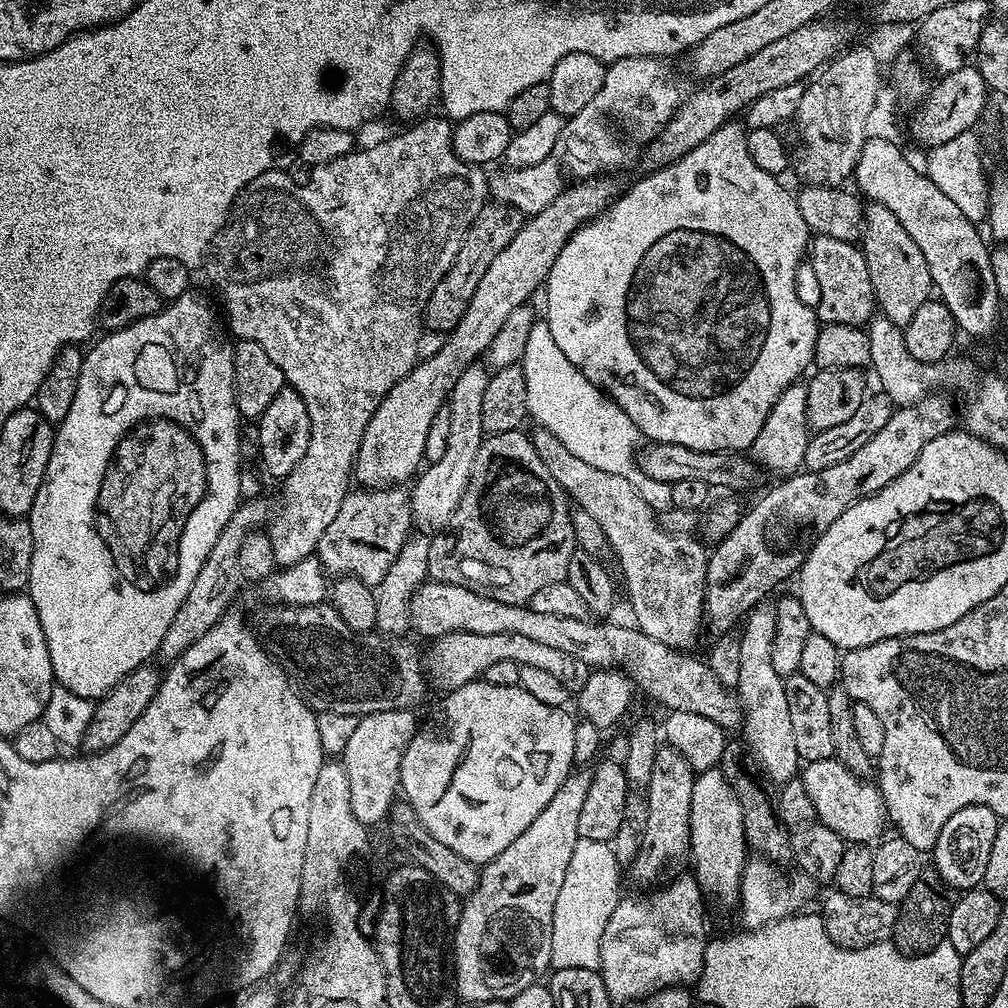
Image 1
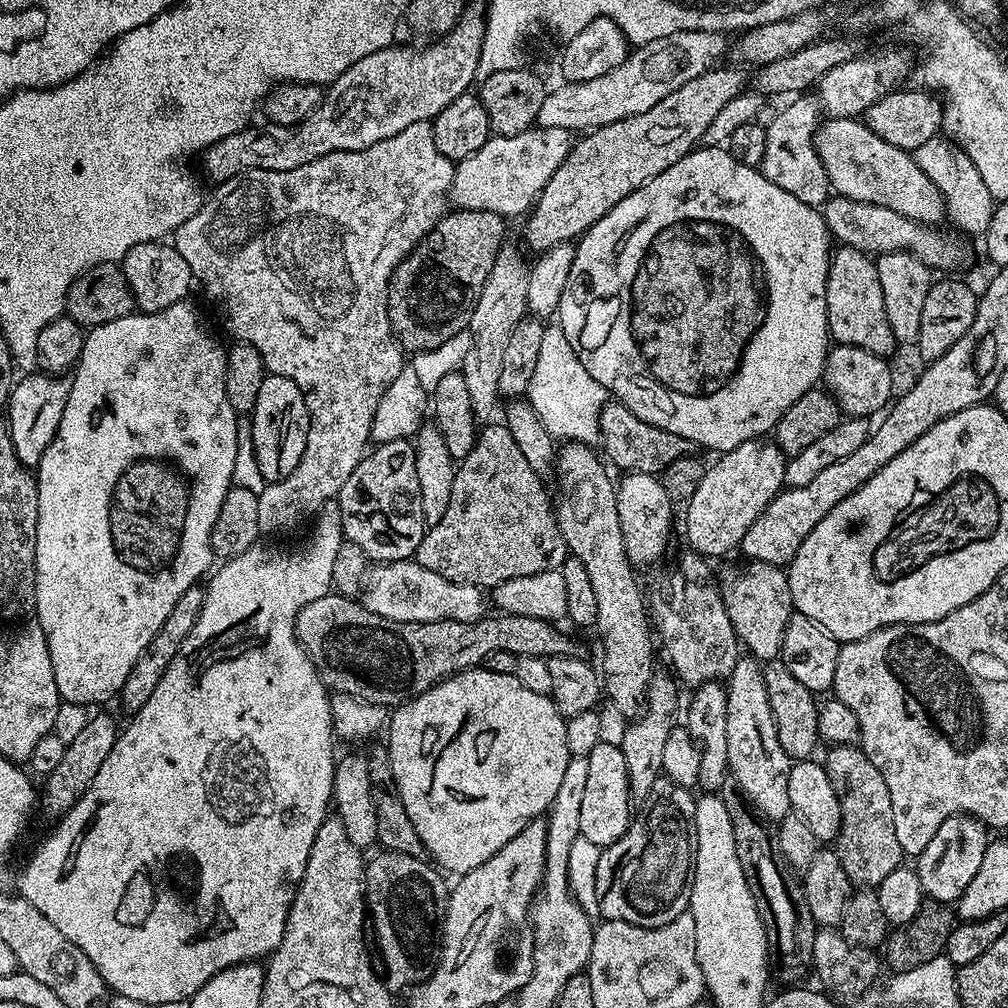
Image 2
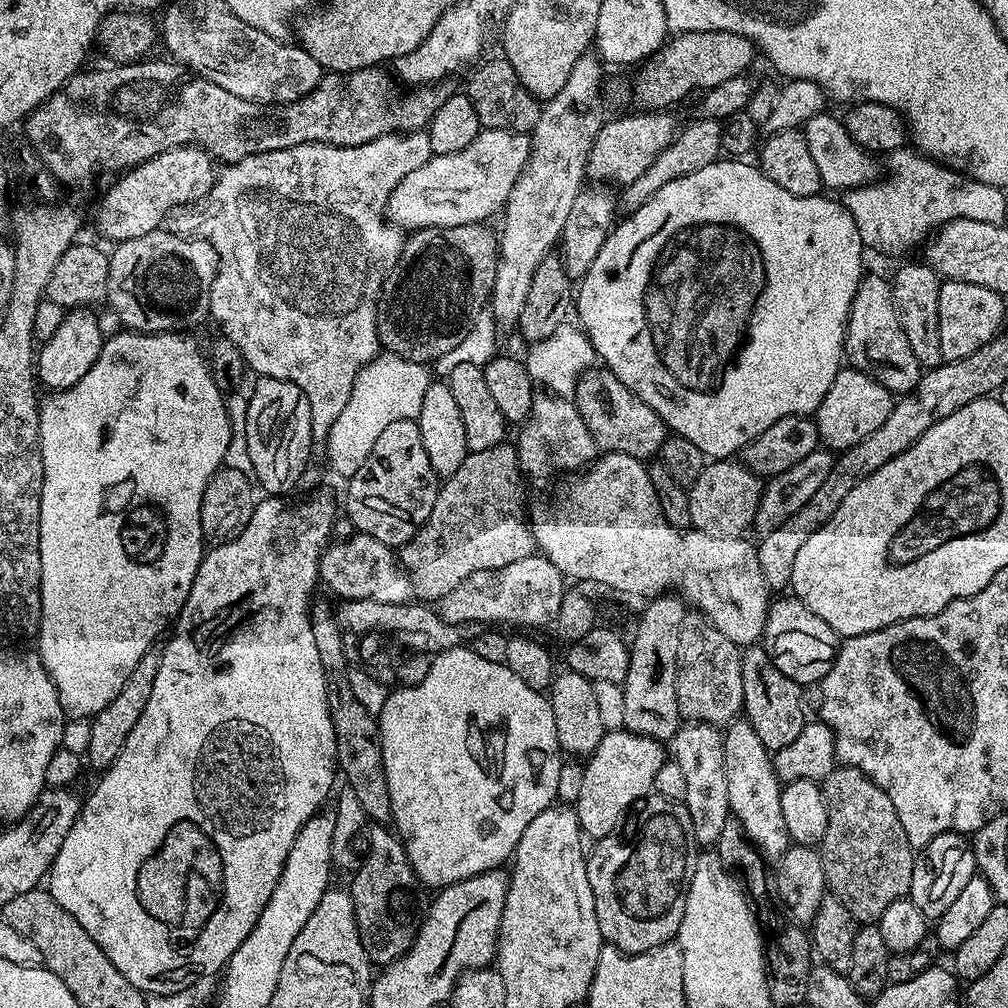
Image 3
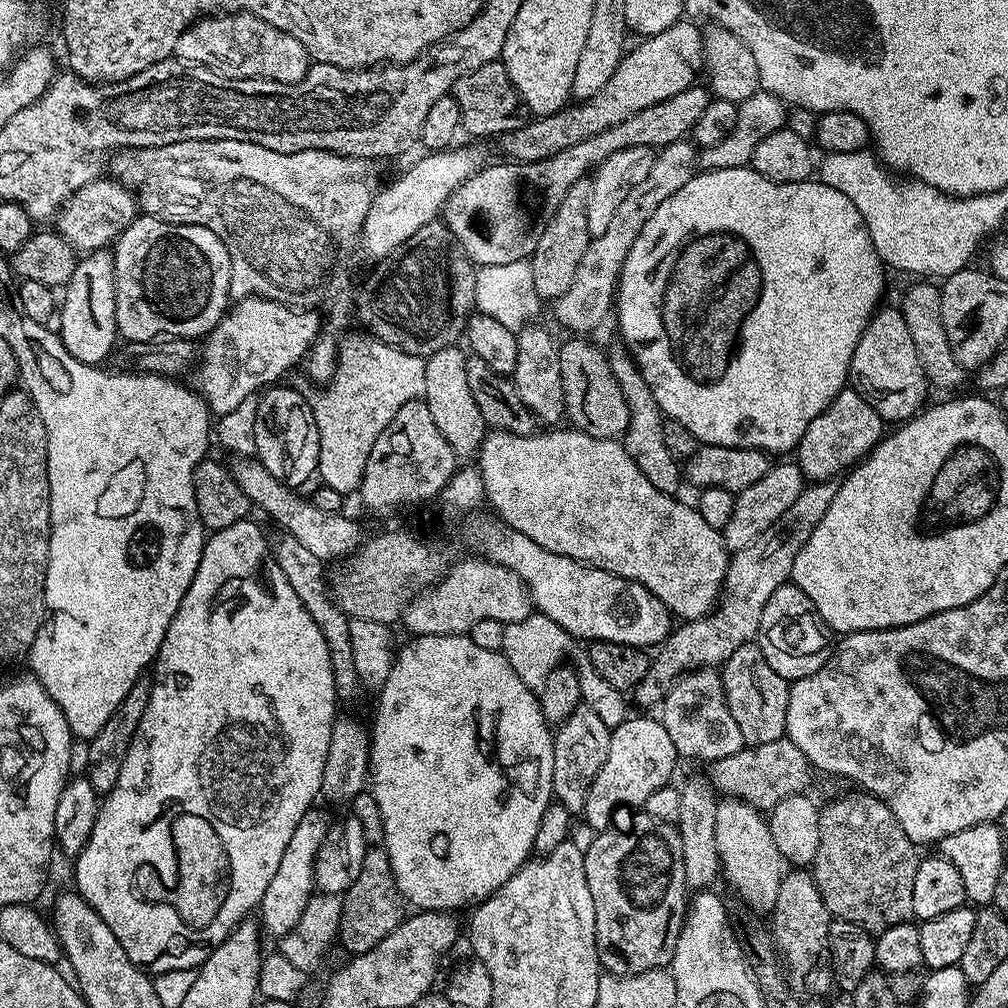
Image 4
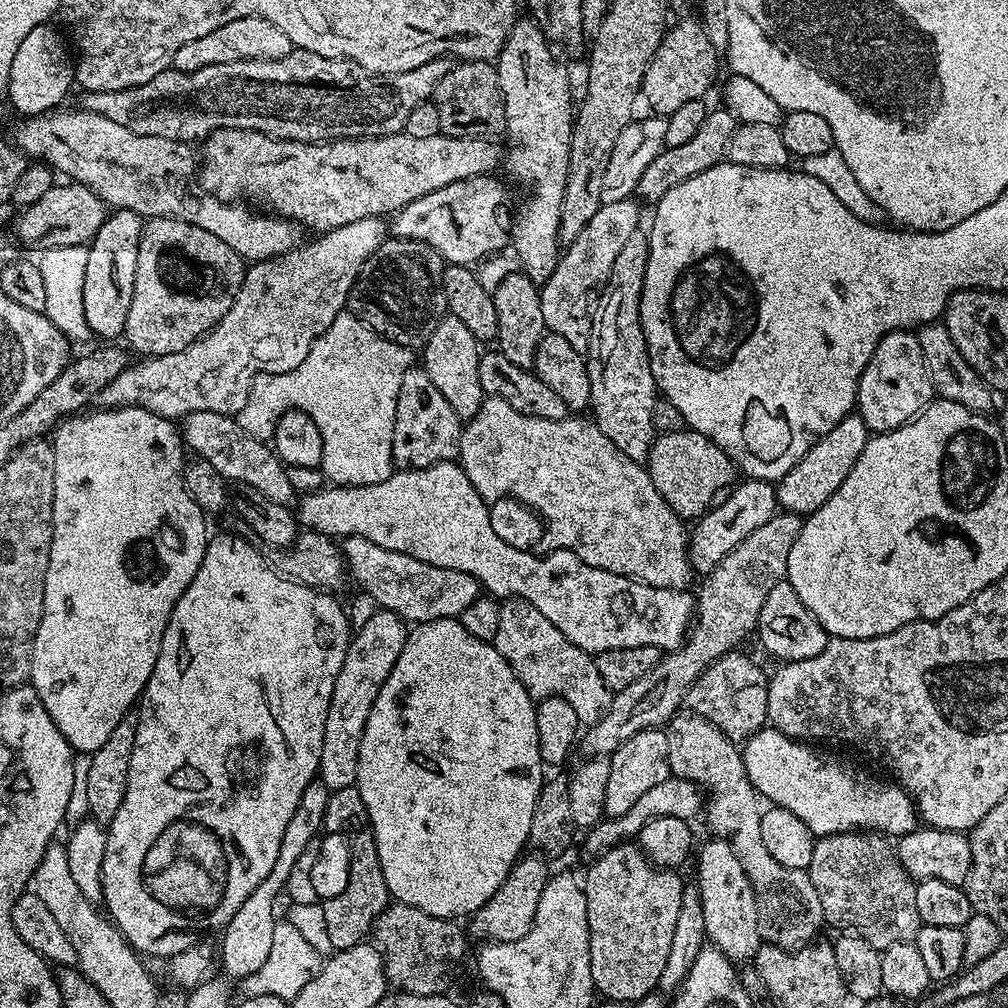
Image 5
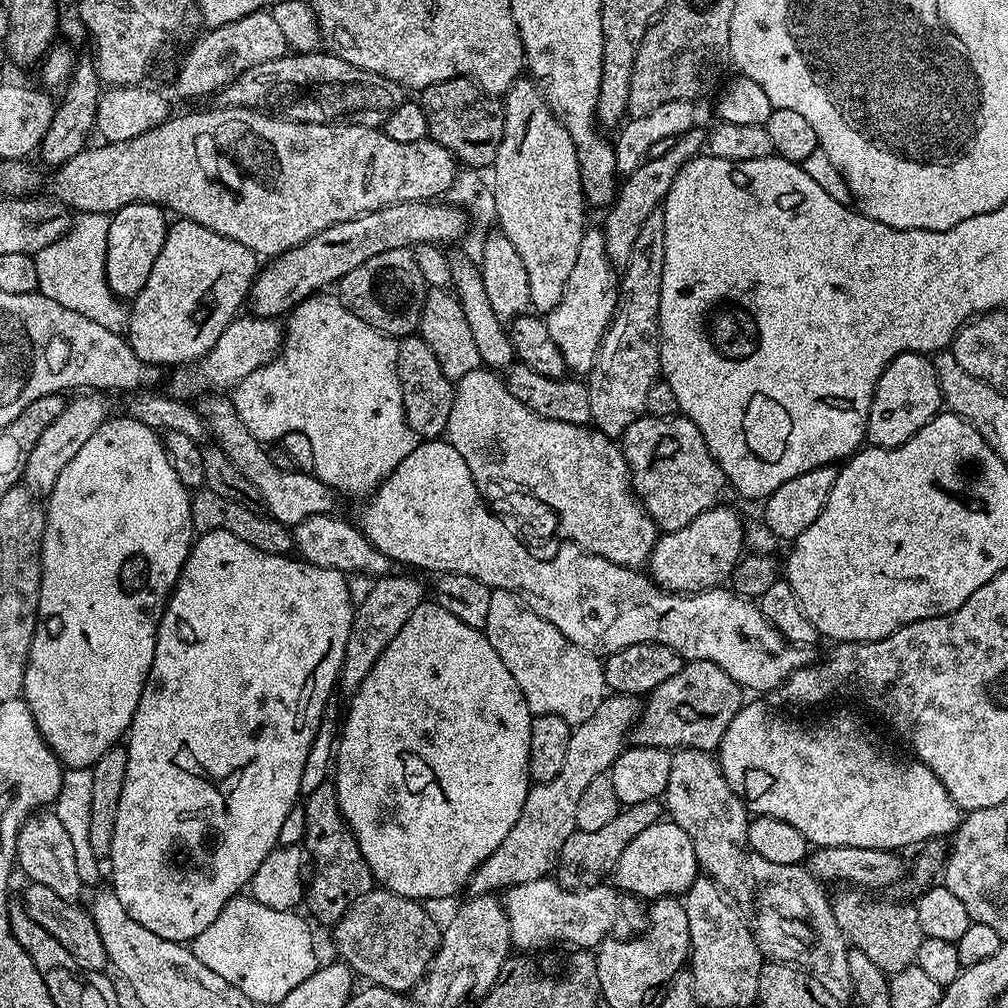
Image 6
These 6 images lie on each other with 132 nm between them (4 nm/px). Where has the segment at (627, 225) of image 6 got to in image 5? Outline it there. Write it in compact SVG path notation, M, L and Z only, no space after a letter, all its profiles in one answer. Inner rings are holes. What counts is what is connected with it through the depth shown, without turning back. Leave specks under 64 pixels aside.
M713 107L708 113L706 122L702 122L702 127L694 138L690 138L683 146L664 148L658 154L658 158L654 158L654 162L650 162L650 166L646 168L642 178L638 180L635 195L641 201L658 201L671 188L686 182L686 178L694 178L694 174L702 174L702 170L710 170L710 166L721 163L727 157L730 140L737 125L738 119L726 107Z

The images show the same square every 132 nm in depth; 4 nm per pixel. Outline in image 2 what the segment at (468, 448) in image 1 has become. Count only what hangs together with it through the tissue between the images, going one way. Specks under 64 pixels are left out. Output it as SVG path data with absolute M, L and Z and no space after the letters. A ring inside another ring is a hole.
M505 246L500 249L498 258L486 278L486 286L482 286L482 294L474 306L472 321L468 323L467 330L472 333L472 345L463 363L462 371L466 378L466 387L470 389L470 402L477 417L484 418L496 408L496 400L501 399L498 390L498 378L502 375L502 358L510 339L514 334L514 326L519 320L525 319L528 312L528 275L530 273L529 261L524 261L524 256L516 248Z

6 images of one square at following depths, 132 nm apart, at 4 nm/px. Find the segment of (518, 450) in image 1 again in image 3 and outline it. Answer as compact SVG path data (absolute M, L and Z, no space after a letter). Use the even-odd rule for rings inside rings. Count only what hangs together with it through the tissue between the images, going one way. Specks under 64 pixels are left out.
M505 442L490 450L469 452L462 466L450 474L440 485L440 493L434 498L434 510L426 518L414 538L399 549L400 567L412 580L415 595L424 602L439 602L454 586L466 582L470 574L478 570L498 570L510 566L510 562L533 555L536 540L532 536L529 513L524 512L524 484L520 470L520 460L511 443Z

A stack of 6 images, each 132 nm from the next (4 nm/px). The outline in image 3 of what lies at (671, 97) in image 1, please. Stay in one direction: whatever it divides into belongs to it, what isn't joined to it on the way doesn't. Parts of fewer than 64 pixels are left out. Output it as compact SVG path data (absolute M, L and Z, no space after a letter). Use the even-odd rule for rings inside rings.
M485 128L465 149L441 156L433 155L422 166L418 166L418 170L410 170L410 174L406 174L406 178L402 178L398 186L394 186L388 199L386 215L401 230L449 228L491 221L491 216L495 212L497 215L508 203L510 190L514 190L514 182L518 182L531 149L531 139L523 132Z

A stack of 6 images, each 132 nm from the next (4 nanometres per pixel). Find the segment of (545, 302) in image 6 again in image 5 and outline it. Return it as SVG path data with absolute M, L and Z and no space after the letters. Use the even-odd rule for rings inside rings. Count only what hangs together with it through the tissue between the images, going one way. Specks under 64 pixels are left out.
M517 19L494 63L506 110L506 140L512 143L512 149L509 152L507 149L503 157L502 168L522 187L532 188L524 205L521 208L519 205L514 220L514 256L524 275L537 286L543 286L550 274L554 274L562 255L560 223L570 166L574 100L572 104L567 66L552 56L553 45L543 27L528 20Z

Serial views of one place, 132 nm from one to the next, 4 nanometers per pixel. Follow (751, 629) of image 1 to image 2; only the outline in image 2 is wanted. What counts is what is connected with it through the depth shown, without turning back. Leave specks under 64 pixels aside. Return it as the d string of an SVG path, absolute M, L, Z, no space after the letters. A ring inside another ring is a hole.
M748 654L741 655L727 678L726 687L726 754L731 779L765 821L779 822L792 812L788 779L793 761L788 759L786 750L782 750L782 742L778 742L778 730L766 698L761 661Z

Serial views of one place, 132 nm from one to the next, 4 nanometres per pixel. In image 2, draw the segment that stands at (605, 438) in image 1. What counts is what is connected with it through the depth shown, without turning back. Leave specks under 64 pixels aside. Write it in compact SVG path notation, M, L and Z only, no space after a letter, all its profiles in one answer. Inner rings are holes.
M548 326L542 336L542 350L534 366L534 378L526 393L529 404L534 406L542 426L557 441L595 445L600 439L600 411L609 403L609 393L586 371L586 366L574 354L574 346L566 342L566 334L559 326Z

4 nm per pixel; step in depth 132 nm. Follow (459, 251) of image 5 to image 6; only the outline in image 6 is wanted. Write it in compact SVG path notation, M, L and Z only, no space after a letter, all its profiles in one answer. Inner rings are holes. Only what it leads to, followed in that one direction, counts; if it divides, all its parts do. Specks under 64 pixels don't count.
M411 200L408 204L391 204L350 218L346 222L338 222L280 256L271 257L265 263L268 265L265 268L263 265L257 271L252 291L247 298L251 315L283 317L309 296L327 289L324 288L327 284L335 285L346 274L350 274L354 266L362 266L366 258L374 258L374 254L383 254L386 250L411 248L413 244L456 244L464 236L469 224L465 211L453 204L418 200Z

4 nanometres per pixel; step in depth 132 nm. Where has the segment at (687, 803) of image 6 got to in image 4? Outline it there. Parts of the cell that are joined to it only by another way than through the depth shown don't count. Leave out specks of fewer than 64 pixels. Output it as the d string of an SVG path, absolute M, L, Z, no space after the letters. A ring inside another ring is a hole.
M697 668L681 676L665 694L662 711L666 734L674 741L677 757L711 762L730 758L746 747L742 730L738 730L738 722L734 722L734 714L724 697L720 672L716 668Z

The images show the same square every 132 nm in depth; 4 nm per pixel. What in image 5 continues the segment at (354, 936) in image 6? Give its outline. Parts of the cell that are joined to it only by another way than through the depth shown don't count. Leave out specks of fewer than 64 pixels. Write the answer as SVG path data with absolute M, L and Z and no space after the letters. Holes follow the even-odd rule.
M389 903L388 909L376 919L370 943L384 959L384 977L395 991L443 996L456 980L456 971L464 960L468 944L456 920L443 920L414 906Z

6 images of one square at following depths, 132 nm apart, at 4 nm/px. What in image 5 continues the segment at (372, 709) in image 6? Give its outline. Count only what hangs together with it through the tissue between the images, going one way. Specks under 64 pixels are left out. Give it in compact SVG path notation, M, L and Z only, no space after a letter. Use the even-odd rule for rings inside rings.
M456 618L415 625L409 631L406 646L402 646L402 654L398 654L398 662L394 662L394 670L390 670L390 678L382 682L382 690L378 690L374 706L370 706L370 718L366 718L362 746L358 750L358 774L354 785L366 806L366 822L372 827L374 842L378 846L378 862L382 862L389 897L397 904L426 910L426 914L434 914L443 920L471 917L472 913L490 902L490 898L494 898L494 890L506 882L510 870L529 843L530 822L534 822L540 789L546 783L544 771L546 765L538 750L536 704L506 658L498 654L495 643L474 638L474 634L470 634L470 630L466 630L466 626L462 626Z

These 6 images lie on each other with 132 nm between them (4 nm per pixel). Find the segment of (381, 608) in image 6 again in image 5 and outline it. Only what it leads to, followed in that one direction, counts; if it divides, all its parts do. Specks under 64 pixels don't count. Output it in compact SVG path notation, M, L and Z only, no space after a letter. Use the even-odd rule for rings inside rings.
M377 610L366 626L355 629L349 639L346 658L338 678L334 678L334 694L330 694L330 710L326 710L326 730L322 734L322 754L318 779L329 792L353 787L358 774L358 750L362 746L362 734L366 730L366 718L370 718L370 706L382 690L382 682L390 678L402 646L406 646L409 625L398 614Z

